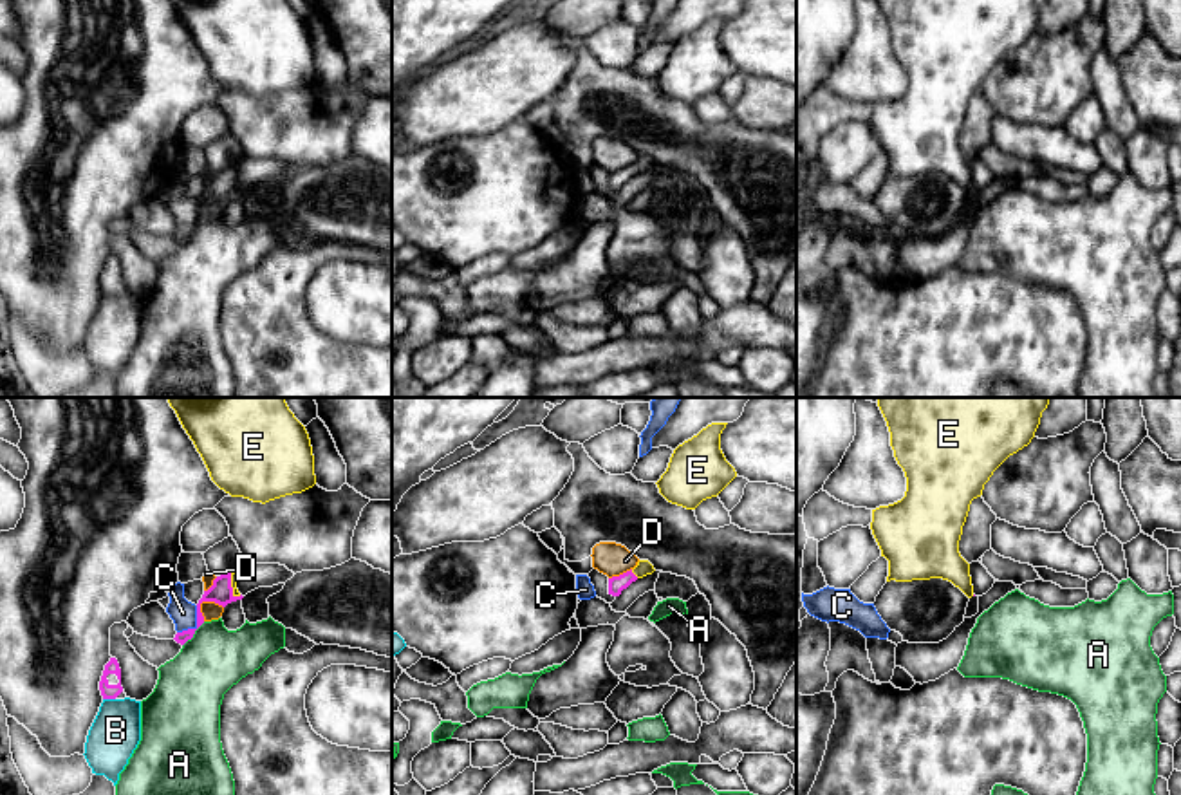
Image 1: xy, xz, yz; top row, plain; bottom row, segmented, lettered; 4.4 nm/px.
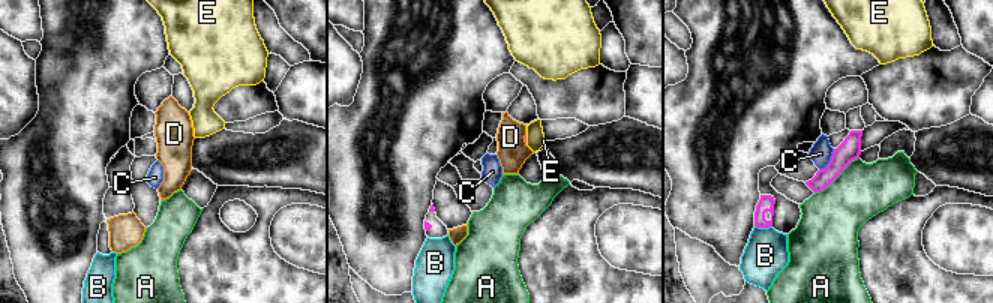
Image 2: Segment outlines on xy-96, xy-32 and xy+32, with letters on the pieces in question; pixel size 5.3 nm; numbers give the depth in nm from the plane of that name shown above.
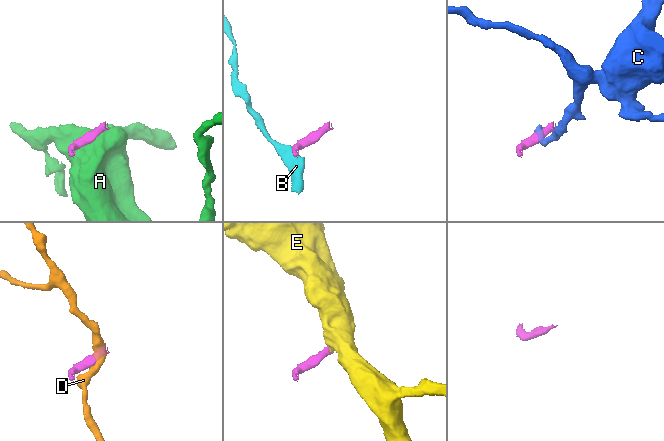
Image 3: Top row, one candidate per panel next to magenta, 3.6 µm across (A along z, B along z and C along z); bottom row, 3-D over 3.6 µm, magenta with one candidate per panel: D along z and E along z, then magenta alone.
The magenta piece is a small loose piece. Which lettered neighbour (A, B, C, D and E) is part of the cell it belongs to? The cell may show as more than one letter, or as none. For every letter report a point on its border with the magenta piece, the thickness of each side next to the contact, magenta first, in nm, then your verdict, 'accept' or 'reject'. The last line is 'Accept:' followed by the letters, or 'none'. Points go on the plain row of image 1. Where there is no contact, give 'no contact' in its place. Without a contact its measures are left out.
A: xy (194, 228) | 100/300 nm | reject
B: xy (109, 293) | 60/220 nm | reject
C: xy (197, 221) | 100/120 nm | reject
D: xy (203, 196) | 100/80 nm | reject
E: xz (632, 168) | 80/70 nm | accept
Accept: E

